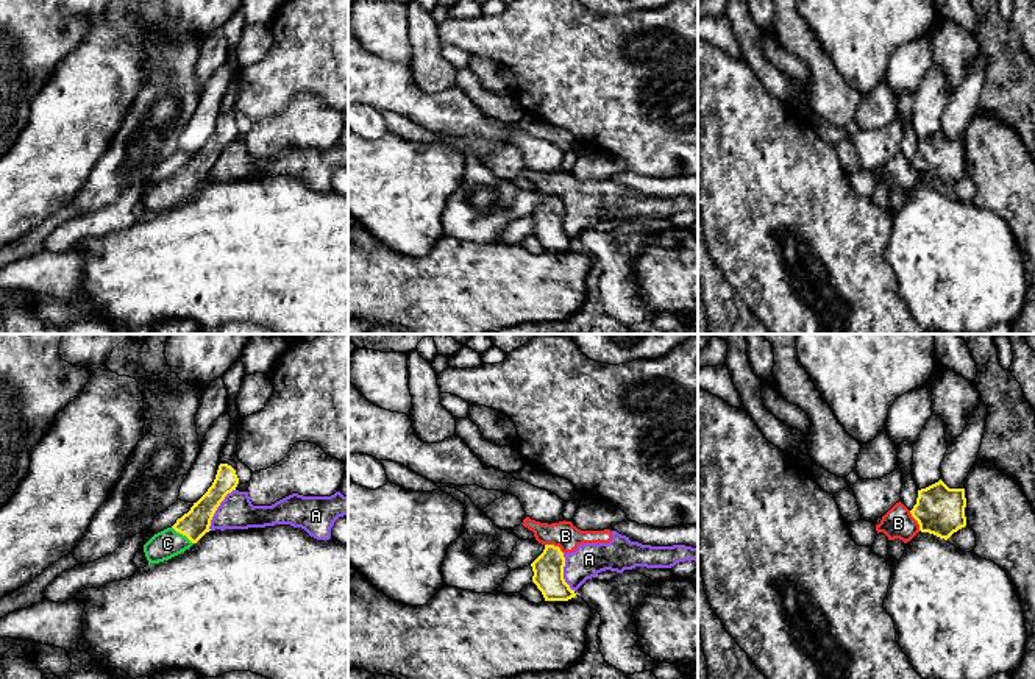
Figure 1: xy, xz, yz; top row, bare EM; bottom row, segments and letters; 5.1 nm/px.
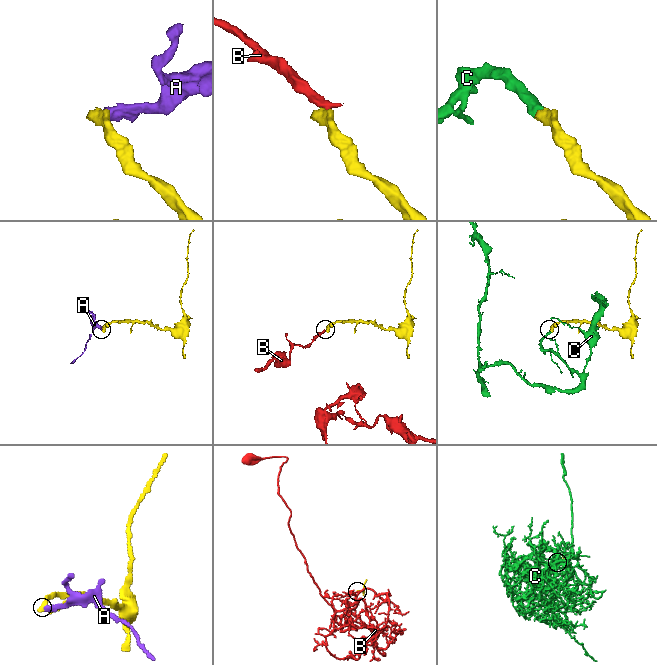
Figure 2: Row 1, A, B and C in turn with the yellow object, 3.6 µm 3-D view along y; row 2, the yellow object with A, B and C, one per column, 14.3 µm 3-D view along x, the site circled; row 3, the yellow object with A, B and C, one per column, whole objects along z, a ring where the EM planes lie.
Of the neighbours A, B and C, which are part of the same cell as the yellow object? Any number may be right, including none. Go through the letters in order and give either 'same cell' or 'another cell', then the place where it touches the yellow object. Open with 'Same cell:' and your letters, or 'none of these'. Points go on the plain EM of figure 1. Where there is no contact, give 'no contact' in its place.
Same cell: C
A: another cell; meets yellow in xy at (216, 159)
B: another cell; meets yellow in xz at (553, 195)
C: same cell; meets yellow in xy at (183, 184)

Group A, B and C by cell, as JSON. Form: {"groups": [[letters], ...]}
{"groups": [["A", "B"], ["C"]]}

